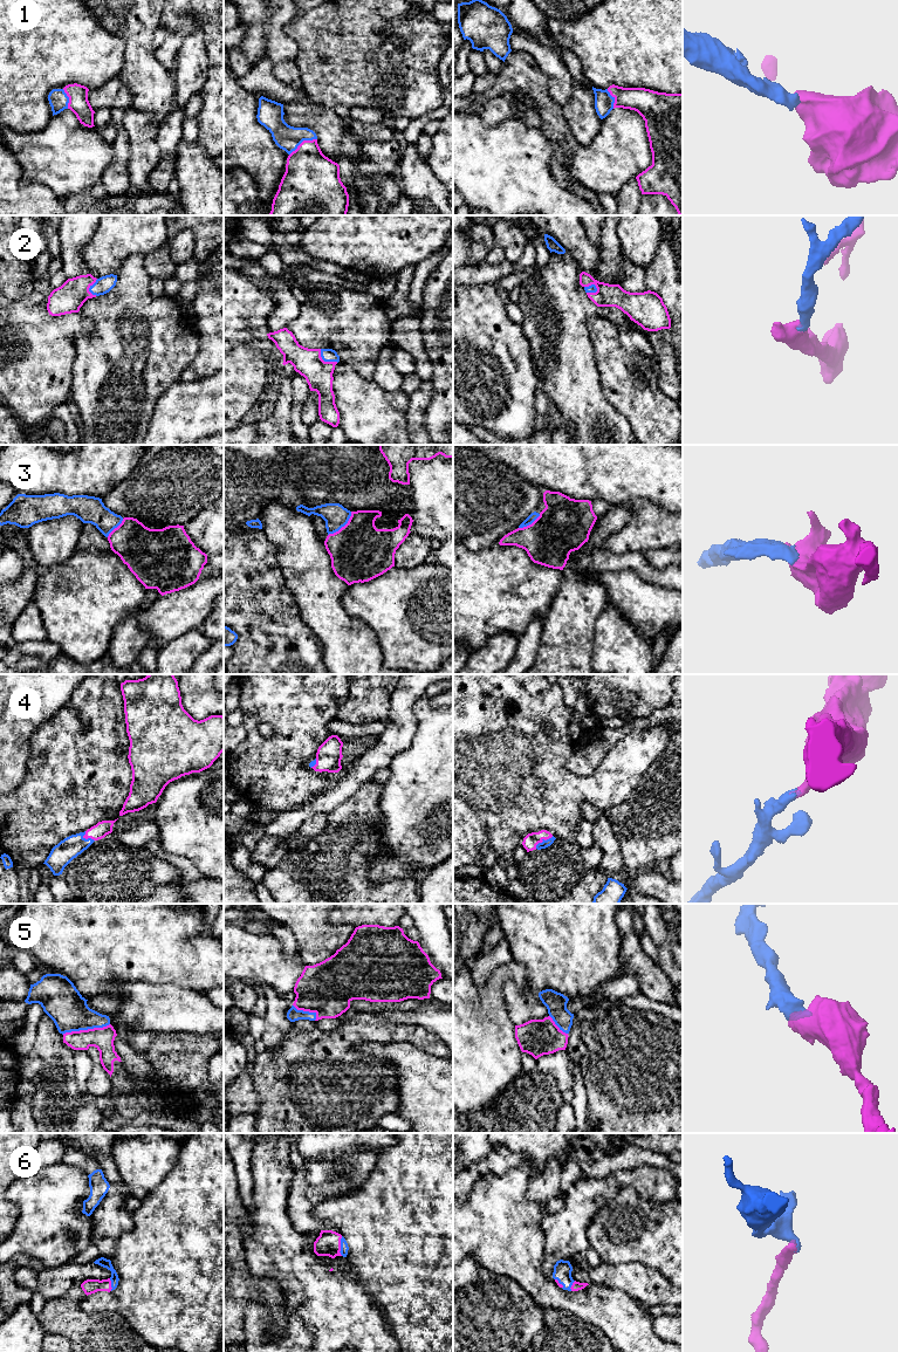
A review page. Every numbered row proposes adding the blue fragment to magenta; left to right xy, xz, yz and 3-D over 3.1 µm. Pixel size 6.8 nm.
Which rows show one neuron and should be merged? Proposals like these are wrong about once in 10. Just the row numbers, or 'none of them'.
1, 2, 3, 4, 5, 6

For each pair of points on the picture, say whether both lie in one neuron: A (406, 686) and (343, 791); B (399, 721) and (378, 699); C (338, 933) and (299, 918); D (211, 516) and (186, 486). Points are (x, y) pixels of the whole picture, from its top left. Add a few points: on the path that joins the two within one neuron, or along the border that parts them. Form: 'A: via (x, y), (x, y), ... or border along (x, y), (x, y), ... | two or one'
A: via (402, 712), (400, 732), (367, 766) | one
B: border along (397, 686), (392, 694), (390, 712), (386, 718) | two
C: via (329, 933), (317, 933), (308, 924) | one
D: border along (211, 502), (183, 524) | two

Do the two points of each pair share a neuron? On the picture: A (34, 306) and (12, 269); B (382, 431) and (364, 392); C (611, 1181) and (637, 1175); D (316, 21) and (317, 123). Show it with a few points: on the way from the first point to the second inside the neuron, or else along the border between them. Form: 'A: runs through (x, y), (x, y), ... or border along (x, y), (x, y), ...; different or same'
A: border along (34, 292), (12, 301); different
B: runs through (376, 421), (365, 410), (364, 402); same
C: runs through (617, 1180), (619, 1178), (631, 1178); same
D: border along (307, 98), (331, 108), (342, 117); different

